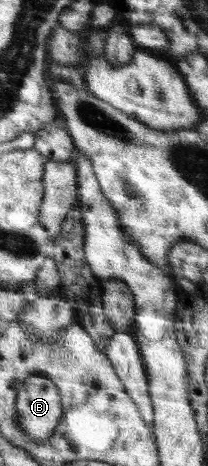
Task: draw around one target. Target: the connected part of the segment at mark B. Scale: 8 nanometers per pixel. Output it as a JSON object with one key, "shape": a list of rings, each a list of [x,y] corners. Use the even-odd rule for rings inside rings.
{"shape":[[[29,377],[17,394],[17,415],[21,429],[37,443],[51,437],[64,414],[60,391],[49,377]]]}

